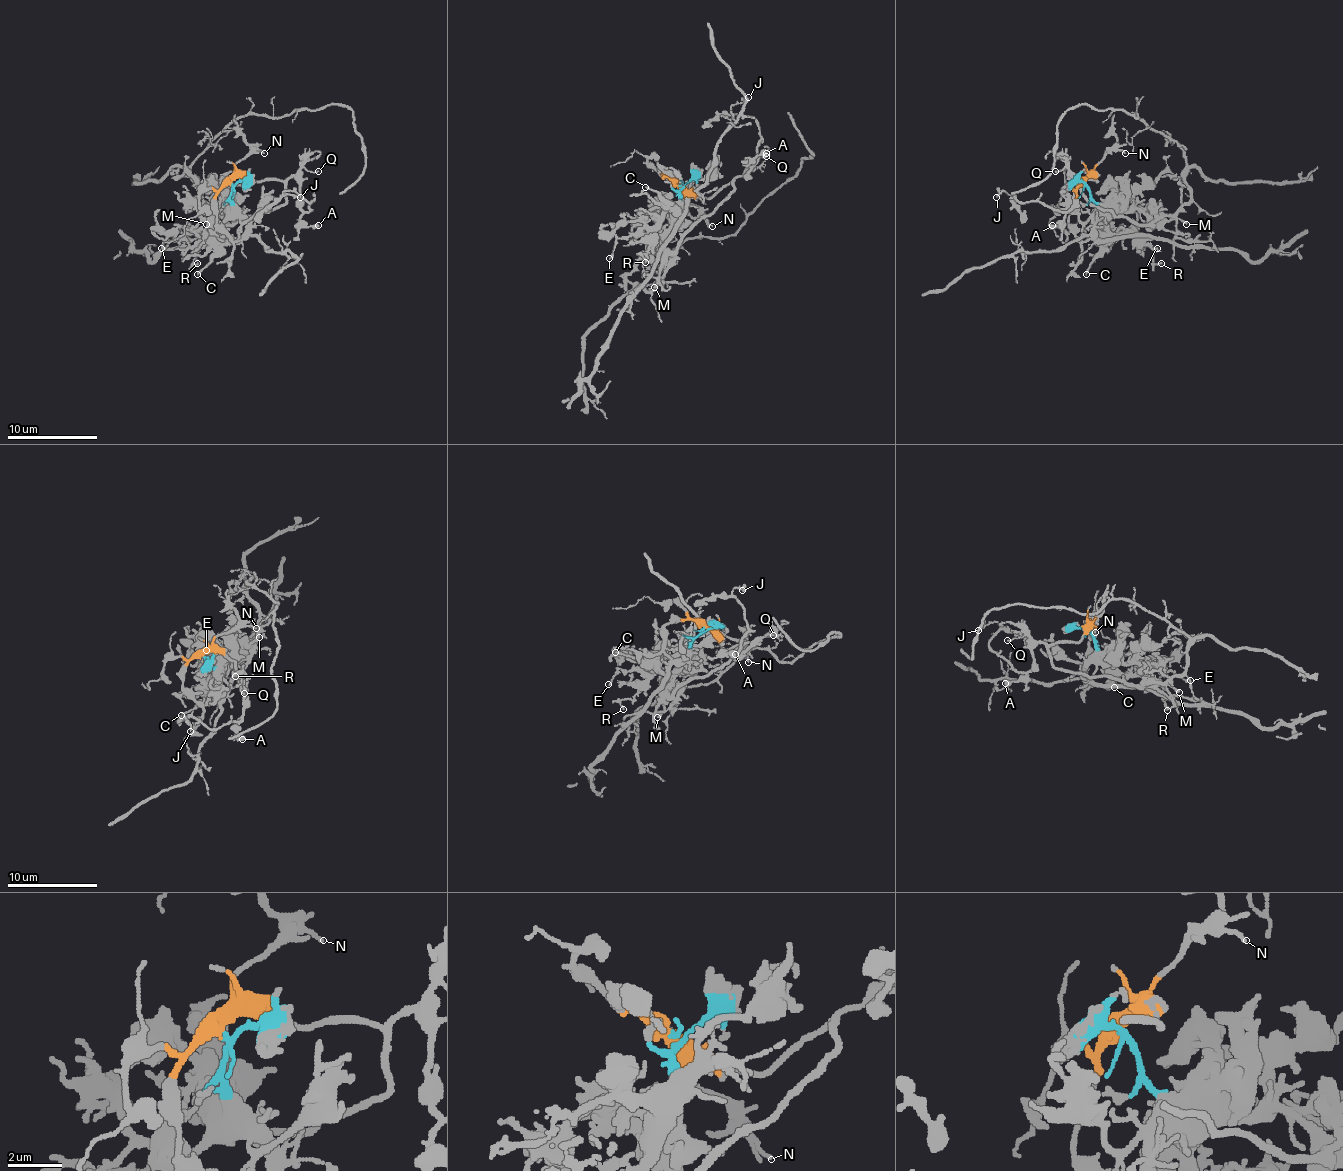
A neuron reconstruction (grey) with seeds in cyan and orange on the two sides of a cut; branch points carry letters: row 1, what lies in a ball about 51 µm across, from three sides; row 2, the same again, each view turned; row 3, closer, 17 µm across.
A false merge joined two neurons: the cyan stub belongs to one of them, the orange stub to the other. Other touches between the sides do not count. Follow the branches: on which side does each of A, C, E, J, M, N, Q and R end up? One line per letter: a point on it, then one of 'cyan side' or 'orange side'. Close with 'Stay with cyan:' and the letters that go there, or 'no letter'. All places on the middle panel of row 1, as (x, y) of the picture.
A: place (766, 153); orange side
C: place (645, 187); cyan side
E: place (609, 258); cyan side
J: place (748, 97); orange side
M: place (654, 287); cyan side
N: place (712, 226); orange side
Q: place (766, 156); orange side
R: place (645, 262); cyan side
Stay with cyan: C, E, M, R

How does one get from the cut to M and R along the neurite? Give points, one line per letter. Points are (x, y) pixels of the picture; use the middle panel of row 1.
M: (679, 184), (674, 224), (665, 238), (665, 256), (658, 267), (658, 281), (654, 288)
R: (679, 184), (679, 200), (663, 215), (645, 254), (640, 254), (645, 263)

